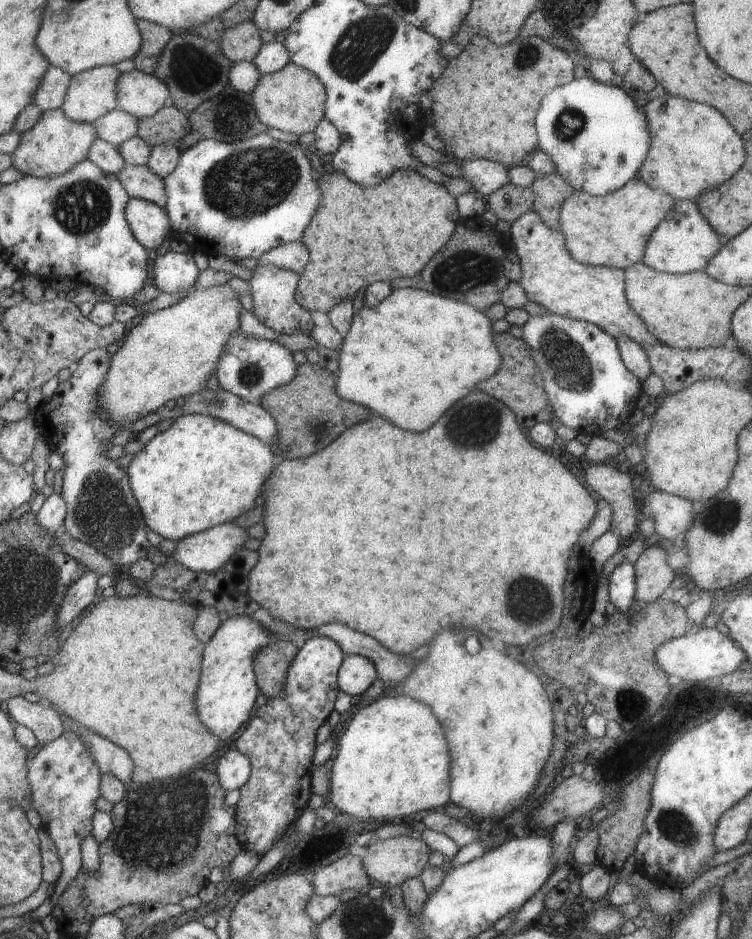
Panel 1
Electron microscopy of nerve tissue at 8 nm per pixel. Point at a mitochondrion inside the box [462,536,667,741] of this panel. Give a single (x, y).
(524, 590)

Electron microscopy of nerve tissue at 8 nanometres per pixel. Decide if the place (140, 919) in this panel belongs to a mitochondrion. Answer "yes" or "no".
no

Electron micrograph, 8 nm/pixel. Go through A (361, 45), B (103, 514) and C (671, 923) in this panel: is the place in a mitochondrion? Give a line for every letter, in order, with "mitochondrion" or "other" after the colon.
A: mitochondrion
B: mitochondrion
C: other

